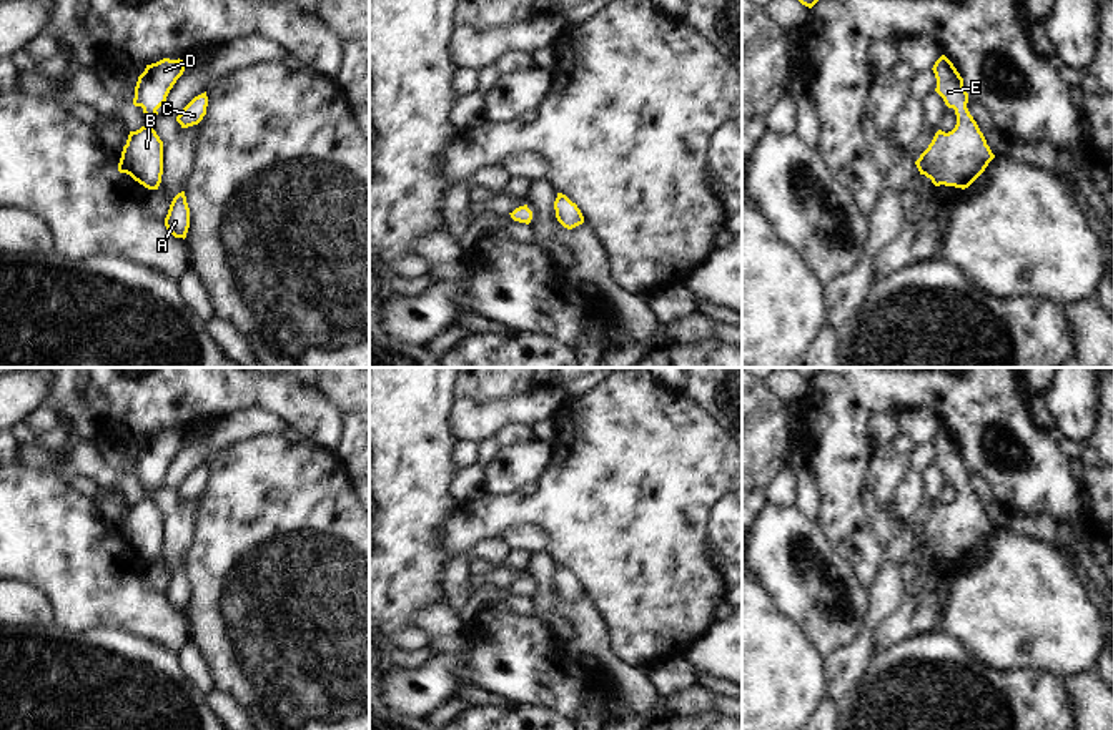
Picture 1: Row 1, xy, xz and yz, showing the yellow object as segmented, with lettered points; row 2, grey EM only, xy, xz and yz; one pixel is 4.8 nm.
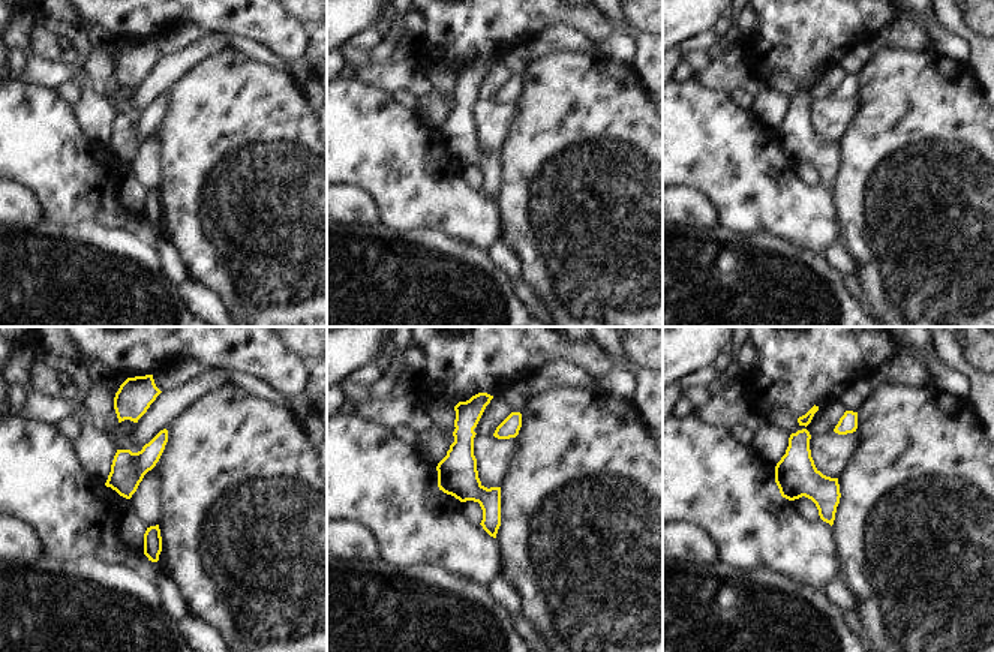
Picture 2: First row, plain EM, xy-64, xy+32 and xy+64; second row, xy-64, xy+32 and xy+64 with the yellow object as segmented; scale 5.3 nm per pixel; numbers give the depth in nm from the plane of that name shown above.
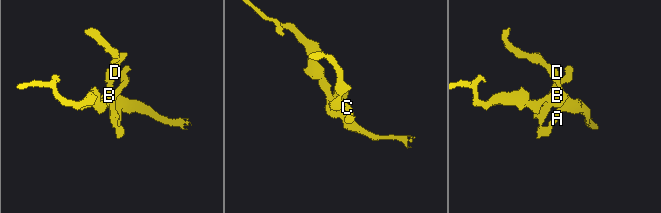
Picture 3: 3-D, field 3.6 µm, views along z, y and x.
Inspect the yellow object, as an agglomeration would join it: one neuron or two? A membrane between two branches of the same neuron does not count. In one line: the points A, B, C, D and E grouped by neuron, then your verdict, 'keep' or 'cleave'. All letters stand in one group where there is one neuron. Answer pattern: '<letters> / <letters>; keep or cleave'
A B C D E; keep

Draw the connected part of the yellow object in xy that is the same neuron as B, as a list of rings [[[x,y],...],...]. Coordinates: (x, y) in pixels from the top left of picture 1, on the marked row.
[[[151,126],[130,131],[118,171],[130,175],[148,190],[158,190],[163,175],[163,141]]]

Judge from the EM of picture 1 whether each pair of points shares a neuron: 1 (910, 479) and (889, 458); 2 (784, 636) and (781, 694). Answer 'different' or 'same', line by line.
1: different
2: same

